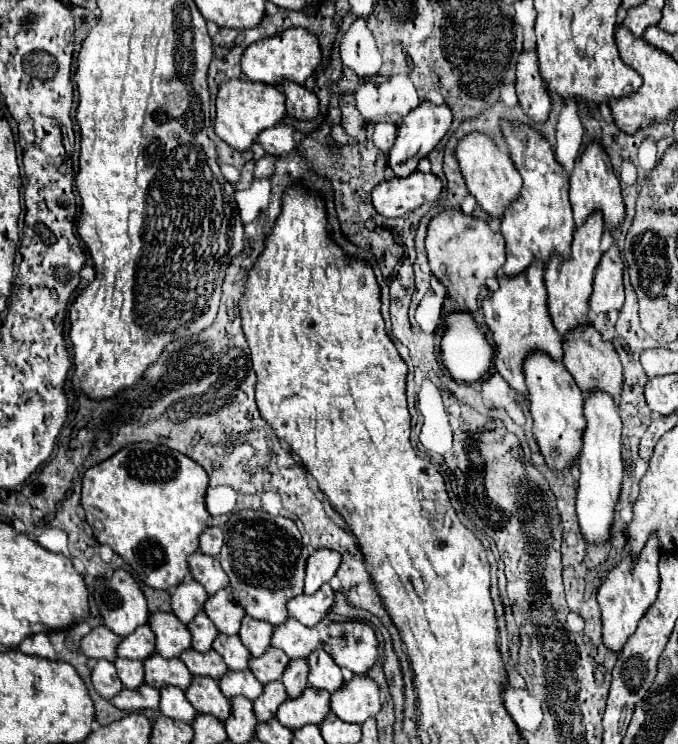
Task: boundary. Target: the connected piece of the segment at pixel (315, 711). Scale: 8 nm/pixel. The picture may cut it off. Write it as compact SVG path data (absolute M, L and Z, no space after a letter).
M306 688L298 698L286 700L278 706L276 718L286 728L300 728L304 724L320 724L328 716L328 692L318 688Z

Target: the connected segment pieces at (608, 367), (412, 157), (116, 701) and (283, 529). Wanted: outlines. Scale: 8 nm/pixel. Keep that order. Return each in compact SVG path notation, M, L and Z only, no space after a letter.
M588 322L584 326L574 326L572 332L568 332L568 336L564 338L562 348L564 348L562 364L574 376L574 380L582 392L590 392L590 388L600 388L600 390L612 394L616 400L620 398L622 364L618 360L618 354L614 350L612 342L604 340L592 322Z
M428 100L420 102L398 126L396 132L396 140L388 152L388 166L394 170L396 176L408 176L416 170L418 160L428 156L428 152L432 152L436 148L436 144L442 140L442 136L450 130L452 124L452 112L446 104L432 104Z
M142 684L136 690L122 688L120 694L116 694L110 700L120 710L144 710L144 708L158 708L160 704L160 692L148 684Z
M240 510L224 524L224 546L220 564L230 578L232 596L238 606L252 618L266 620L272 626L288 618L286 602L302 594L304 564L310 556L302 534L290 518L270 516L260 510Z

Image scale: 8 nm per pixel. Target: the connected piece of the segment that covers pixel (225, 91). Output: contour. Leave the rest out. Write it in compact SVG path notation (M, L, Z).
M226 80L218 86L214 132L234 150L248 150L256 140L256 132L276 126L284 116L284 94L276 86L250 80Z

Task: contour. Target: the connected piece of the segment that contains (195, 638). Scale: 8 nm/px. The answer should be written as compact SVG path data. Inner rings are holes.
M198 612L196 618L188 624L188 630L192 634L192 648L198 652L208 652L212 648L212 640L218 636L216 626L204 616L204 612Z

